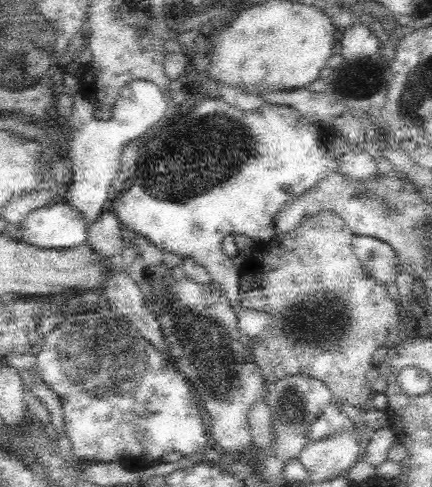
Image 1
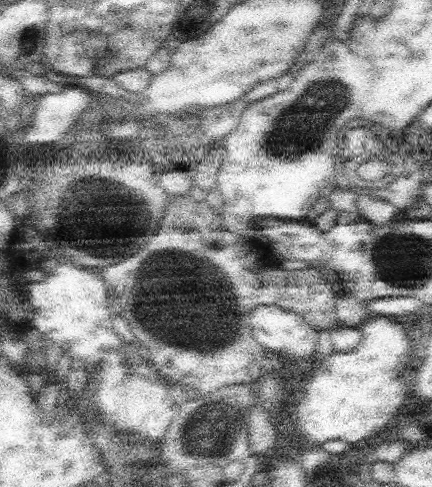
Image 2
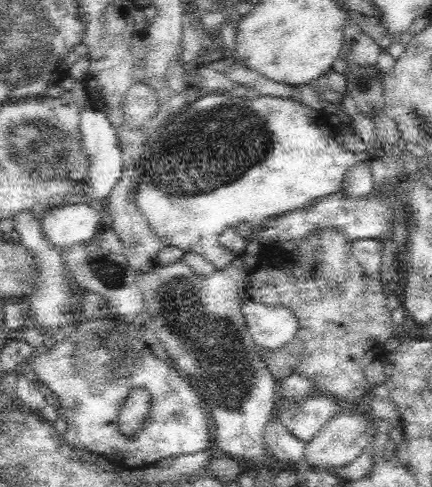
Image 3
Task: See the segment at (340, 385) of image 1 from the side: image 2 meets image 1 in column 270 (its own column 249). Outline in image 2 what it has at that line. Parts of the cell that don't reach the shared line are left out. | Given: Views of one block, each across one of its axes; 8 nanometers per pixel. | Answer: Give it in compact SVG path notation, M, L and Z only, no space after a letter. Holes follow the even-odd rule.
M191 194L173 198L167 204L165 216L161 218L155 234L157 236L151 236L133 256L107 266L101 276L111 288L109 294L113 294L121 306L121 318L125 318L131 326L135 346L147 350L149 366L171 384L179 398L205 398L205 394L211 394L223 386L253 384L267 372L273 370L275 374L283 368L281 356L265 350L265 346L261 346L253 336L249 314L257 306L279 304L281 308L299 314L317 332L333 330L337 322L337 300L333 286L327 286L325 276L309 266L303 270L283 270L281 262L285 262L285 258L275 254L265 240L257 242L255 234L241 236L229 232L223 226L223 216L217 214L211 200L195 202Z

